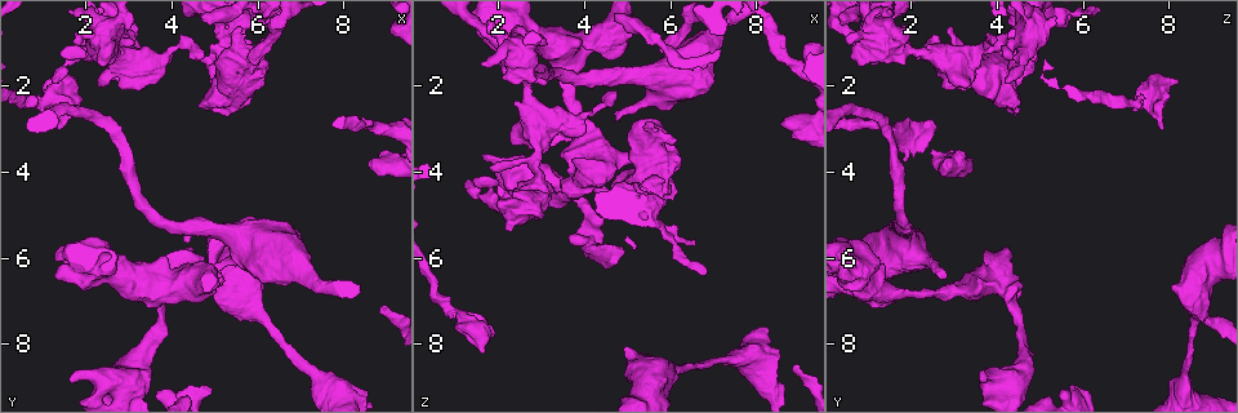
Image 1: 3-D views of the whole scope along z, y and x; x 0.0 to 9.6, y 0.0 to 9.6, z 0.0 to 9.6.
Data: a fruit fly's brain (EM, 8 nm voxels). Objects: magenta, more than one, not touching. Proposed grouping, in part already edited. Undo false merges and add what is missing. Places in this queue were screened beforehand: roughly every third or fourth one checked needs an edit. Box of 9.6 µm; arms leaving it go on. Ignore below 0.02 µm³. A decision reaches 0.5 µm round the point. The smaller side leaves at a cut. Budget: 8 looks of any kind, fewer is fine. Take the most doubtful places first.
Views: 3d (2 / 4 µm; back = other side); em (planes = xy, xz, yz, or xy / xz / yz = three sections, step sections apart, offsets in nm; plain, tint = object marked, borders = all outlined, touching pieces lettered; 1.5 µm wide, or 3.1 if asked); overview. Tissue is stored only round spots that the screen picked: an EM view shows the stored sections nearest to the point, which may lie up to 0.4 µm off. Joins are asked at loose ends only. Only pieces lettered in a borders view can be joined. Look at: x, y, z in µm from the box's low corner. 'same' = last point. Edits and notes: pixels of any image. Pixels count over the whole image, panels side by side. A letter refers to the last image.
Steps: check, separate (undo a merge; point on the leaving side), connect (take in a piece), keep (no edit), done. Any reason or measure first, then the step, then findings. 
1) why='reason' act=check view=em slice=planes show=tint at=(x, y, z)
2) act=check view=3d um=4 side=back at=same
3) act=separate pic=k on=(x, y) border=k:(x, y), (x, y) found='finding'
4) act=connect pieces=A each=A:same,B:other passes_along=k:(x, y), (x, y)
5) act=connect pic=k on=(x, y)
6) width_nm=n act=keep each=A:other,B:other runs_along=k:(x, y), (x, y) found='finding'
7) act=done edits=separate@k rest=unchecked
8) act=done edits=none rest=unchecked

why='branch stops here' act=check view=em slice=planes show=borders at=(1.25, 2.00, 4.15)

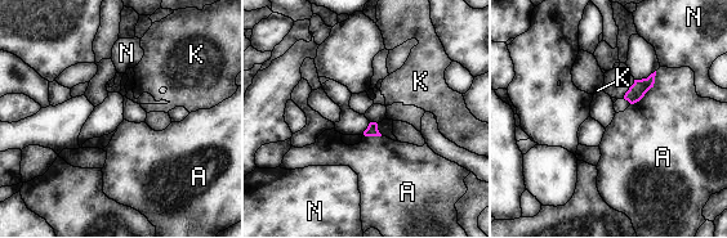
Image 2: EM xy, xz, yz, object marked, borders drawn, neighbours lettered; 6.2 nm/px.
act=keep each=A:other,K:other,N:other border=2:(656, 71), (654, 85), (630, 104) found='none of them fits'

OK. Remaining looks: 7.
act=check view=3d um=4 at=(4.95, 6.65, 8.05)

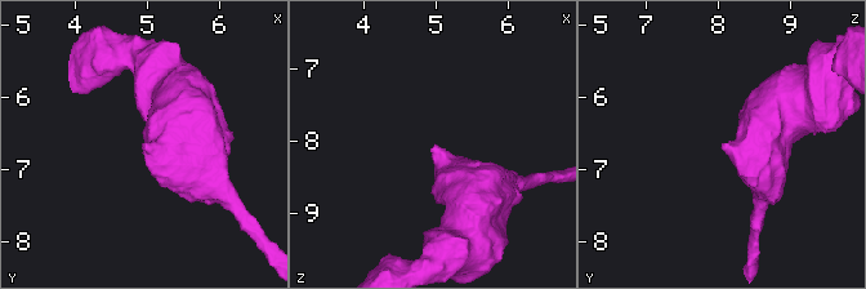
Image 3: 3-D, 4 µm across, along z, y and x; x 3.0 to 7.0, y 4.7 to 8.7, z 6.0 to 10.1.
why='shape alone is not enough' act=check view=em slice=xz step=4 show=borders at=(5.00, 6.60, 8.00)

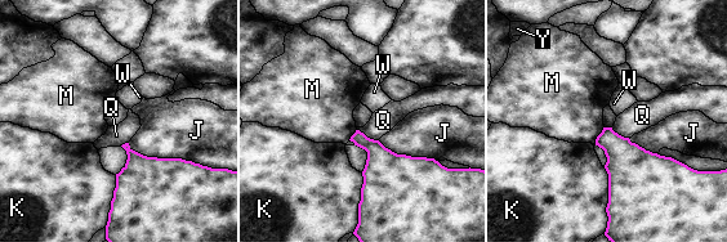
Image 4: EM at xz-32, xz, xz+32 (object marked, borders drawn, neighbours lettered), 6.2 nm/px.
act=check view=em slice=planes show=borders at=same

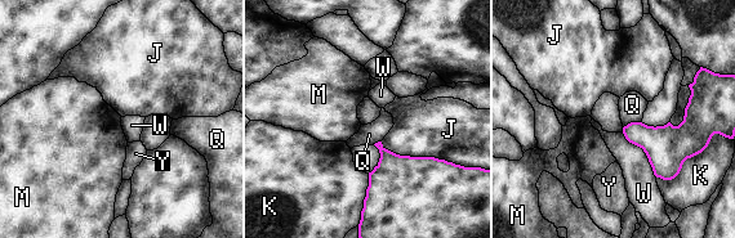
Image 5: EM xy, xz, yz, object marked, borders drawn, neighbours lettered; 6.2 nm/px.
act=keep each=J:other,K:other,M:other,Q:other,W:other,Y:other border=5:(640, 121), (632, 121), (623, 128) found='no lettered piece goes on from it'

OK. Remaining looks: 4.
why='stops while still wide' act=check view=3d um=4 at=(3.65, 6.10, 3.70)

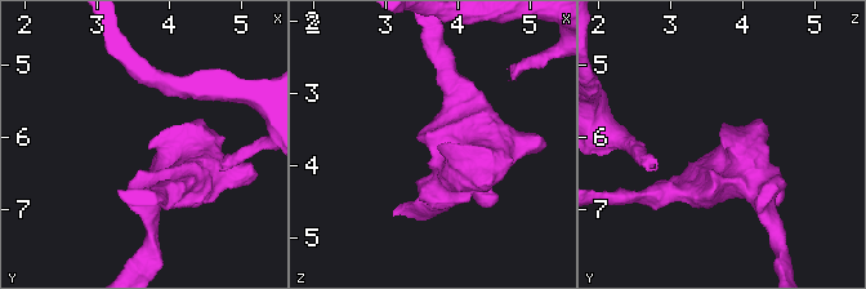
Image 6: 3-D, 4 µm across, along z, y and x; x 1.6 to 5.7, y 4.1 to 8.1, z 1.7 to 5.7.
act=check view=em slice=xy step=8 show=borders at=(3.70, 6.10, 3.75)

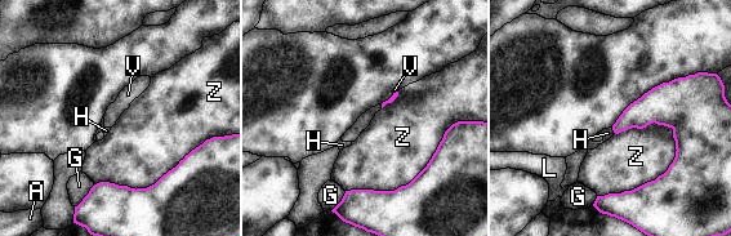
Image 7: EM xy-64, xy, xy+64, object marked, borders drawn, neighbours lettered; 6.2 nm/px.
act=keep each=A:other,G:other,H:other,L:other,V:other,Z:other runs_along=7:(678, 81), (677, 163), (655, 185), (606, 199) found='no lettered piece goes on from it'

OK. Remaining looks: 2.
act=done edits=none rest=unchecked

